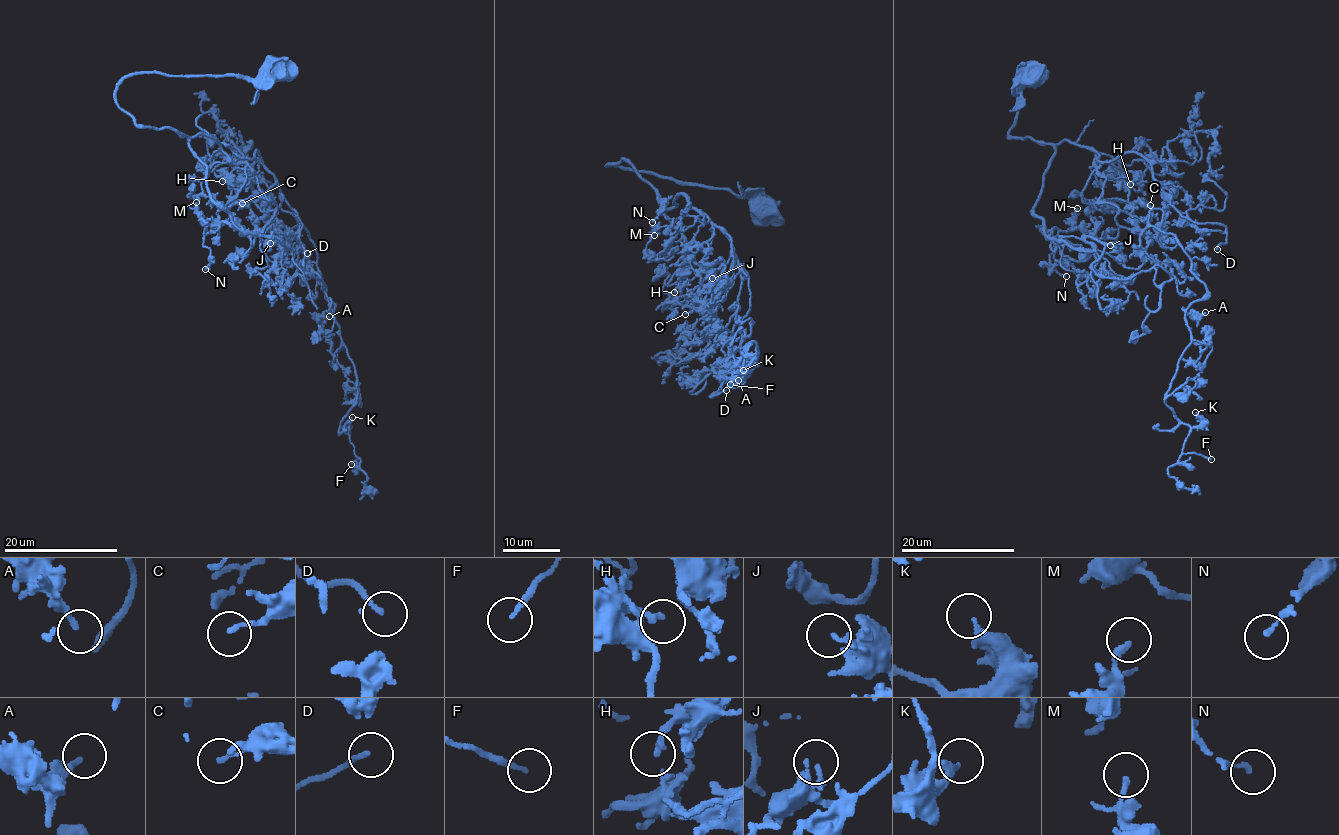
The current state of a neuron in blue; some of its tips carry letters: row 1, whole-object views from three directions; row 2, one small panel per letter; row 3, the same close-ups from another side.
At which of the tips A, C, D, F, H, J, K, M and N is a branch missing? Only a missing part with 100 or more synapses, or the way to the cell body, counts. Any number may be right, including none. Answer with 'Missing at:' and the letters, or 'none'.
Missing at: none

